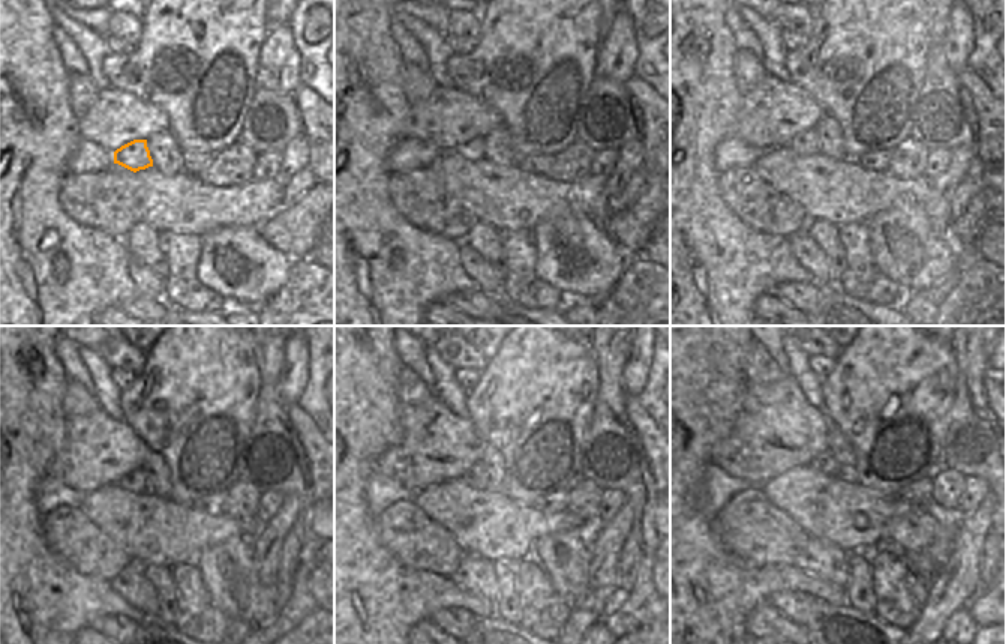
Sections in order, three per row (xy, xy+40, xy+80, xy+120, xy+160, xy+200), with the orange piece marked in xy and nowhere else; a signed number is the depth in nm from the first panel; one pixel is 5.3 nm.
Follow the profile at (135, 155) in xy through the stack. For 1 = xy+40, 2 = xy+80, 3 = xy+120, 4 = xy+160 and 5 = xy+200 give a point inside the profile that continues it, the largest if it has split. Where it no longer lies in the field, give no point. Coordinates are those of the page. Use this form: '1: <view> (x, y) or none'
1: xy+40 (471, 150)
2: xy+80 (805, 144)
3: xy+120 (135, 481)
4: xy+160 (476, 478)
5: xy+200 (823, 461)

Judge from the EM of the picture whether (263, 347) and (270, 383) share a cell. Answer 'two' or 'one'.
one

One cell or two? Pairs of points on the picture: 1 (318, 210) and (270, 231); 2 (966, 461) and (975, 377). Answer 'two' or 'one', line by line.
1: one
2: one

